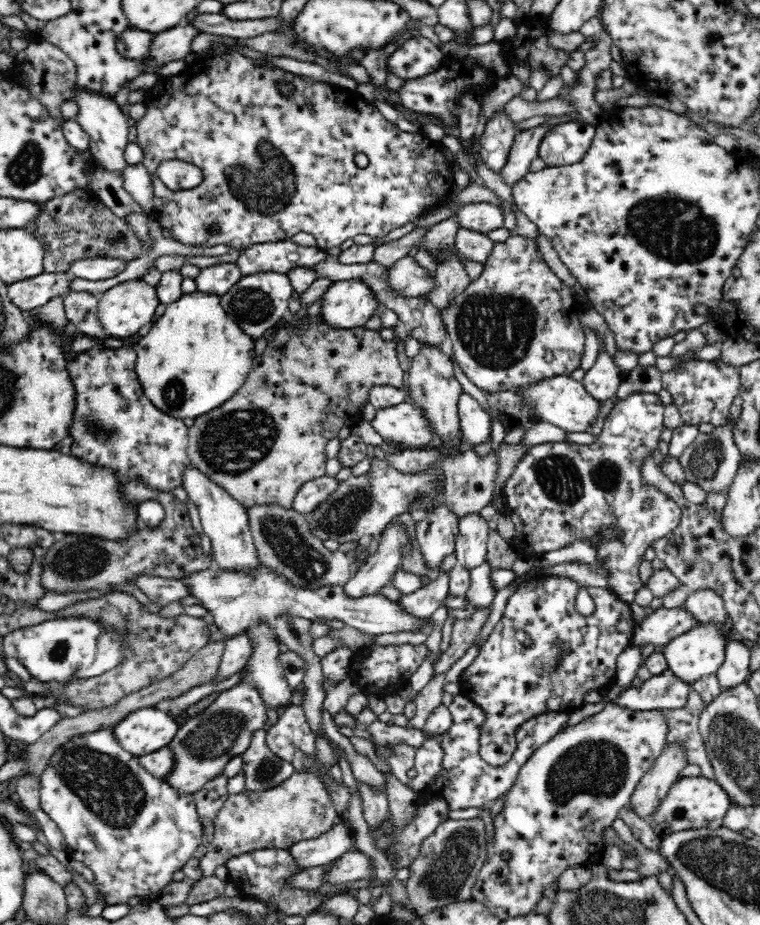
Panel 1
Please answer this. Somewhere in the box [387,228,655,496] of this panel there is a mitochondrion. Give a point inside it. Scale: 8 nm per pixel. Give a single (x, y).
(496, 328)

